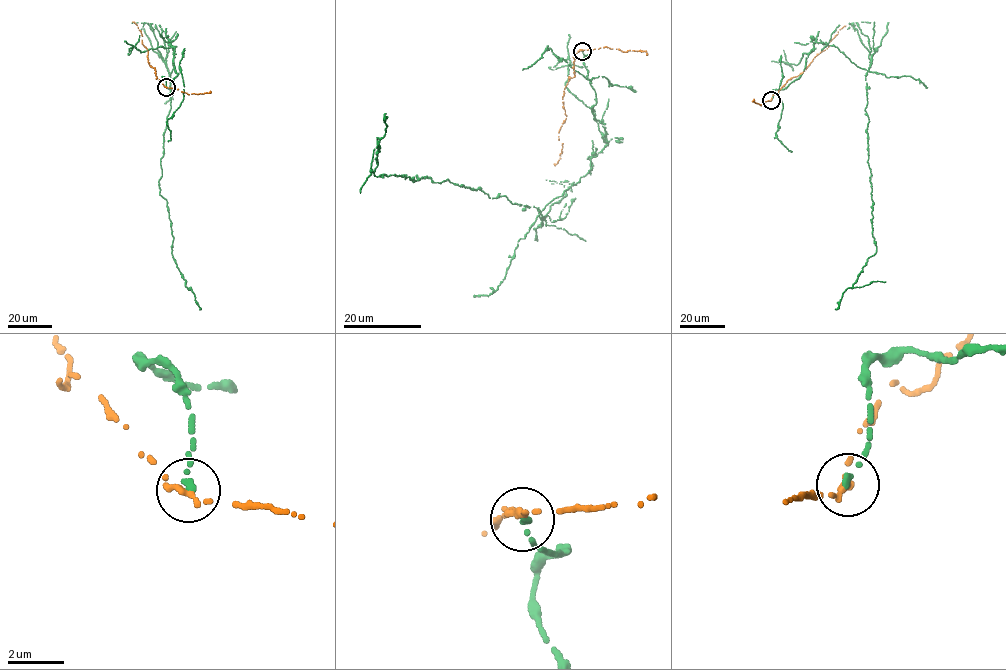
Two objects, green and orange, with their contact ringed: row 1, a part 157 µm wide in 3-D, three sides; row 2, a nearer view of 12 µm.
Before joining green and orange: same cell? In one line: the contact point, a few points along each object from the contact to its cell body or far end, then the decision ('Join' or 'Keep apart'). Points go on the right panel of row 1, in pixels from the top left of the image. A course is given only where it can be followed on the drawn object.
Place: (771, 100). Course of green: (771, 100), (773, 90), (802, 74), (817, 42), (834, 45), (867, 71), (876, 250), (852, 287), (885, 282). Course of orange: (771, 100), (774, 92), (803, 72), (845, 26). Keep apart

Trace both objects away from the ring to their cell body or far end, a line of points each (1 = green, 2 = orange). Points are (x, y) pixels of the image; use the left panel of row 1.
1: (166, 86), (162, 76), (178, 74), (173, 40), (158, 185), (171, 253), (190, 289)
2: (165, 86), (156, 78), (140, 30), (132, 22)

